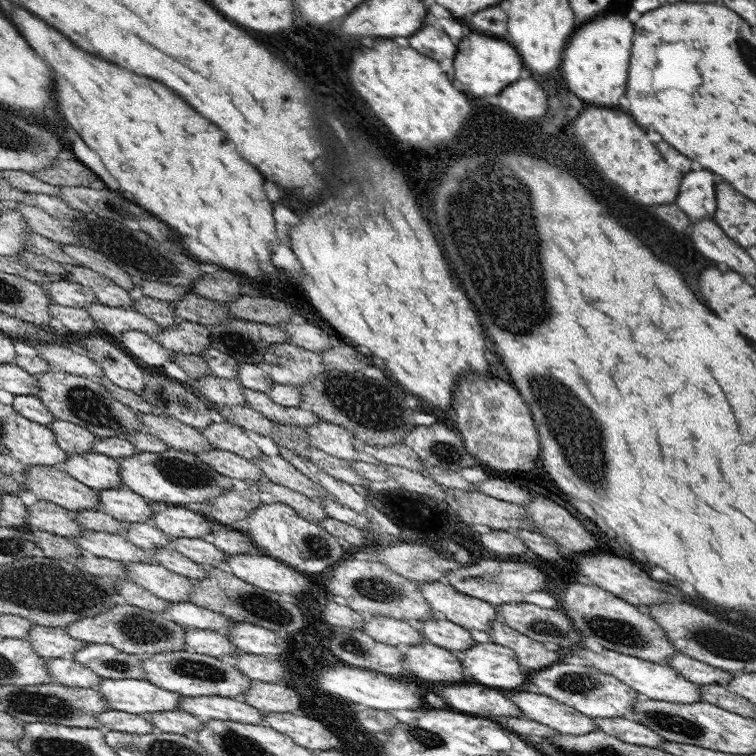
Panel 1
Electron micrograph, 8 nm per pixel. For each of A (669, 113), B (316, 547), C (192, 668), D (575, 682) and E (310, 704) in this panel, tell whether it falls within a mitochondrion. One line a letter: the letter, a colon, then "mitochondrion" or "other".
A: other
B: mitochondrion
C: mitochondrion
D: mitochondrion
E: other

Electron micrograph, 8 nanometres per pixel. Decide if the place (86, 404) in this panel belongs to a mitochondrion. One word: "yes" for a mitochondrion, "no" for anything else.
yes

